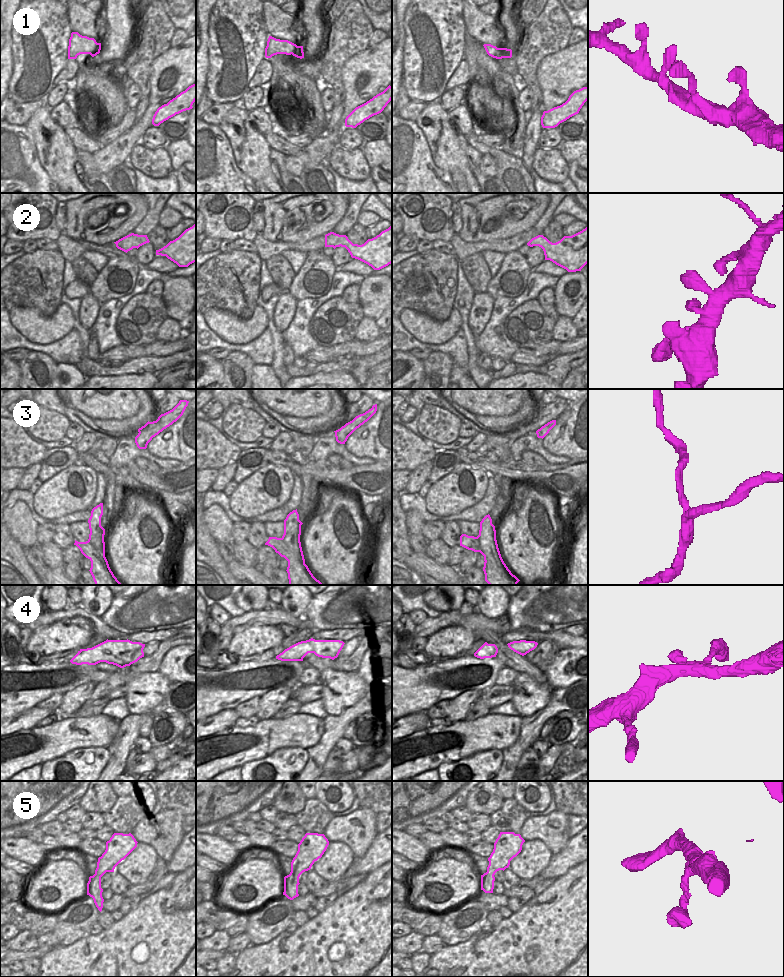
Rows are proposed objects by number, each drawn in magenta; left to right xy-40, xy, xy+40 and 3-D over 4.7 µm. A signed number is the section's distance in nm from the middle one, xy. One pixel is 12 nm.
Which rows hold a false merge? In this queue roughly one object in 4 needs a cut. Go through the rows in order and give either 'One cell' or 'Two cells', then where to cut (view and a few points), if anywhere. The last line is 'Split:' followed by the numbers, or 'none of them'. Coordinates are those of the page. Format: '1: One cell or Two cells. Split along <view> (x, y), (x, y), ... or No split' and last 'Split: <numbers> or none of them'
1: One cell. No split
2: One cell. No split
3: Two cells. Split along xy+40 (476, 537), (482, 549), (492, 551)
4: One cell. No split
5: One cell. No split
Split: 3.

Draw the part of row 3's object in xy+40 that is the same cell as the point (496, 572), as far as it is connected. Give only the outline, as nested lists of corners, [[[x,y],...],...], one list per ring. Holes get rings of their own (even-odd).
[[[462,534],[460,536],[460,546],[474,552],[480,552],[484,556],[483,571],[485,581],[489,585],[517,585],[520,581],[504,563],[498,544],[492,546],[492,552],[490,553],[481,549],[480,541],[477,537]]]

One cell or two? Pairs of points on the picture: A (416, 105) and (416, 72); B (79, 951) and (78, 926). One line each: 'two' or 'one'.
A: two
B: two

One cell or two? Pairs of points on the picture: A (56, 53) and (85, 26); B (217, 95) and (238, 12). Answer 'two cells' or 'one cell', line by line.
A: two cells
B: one cell

